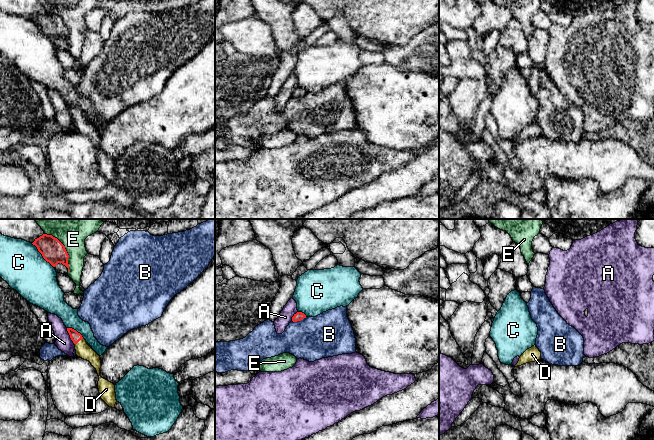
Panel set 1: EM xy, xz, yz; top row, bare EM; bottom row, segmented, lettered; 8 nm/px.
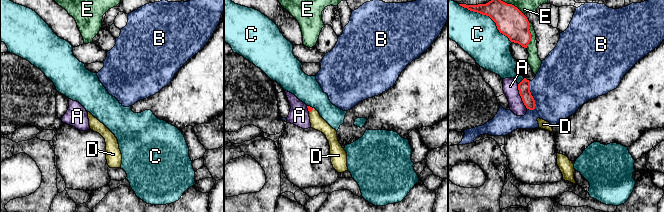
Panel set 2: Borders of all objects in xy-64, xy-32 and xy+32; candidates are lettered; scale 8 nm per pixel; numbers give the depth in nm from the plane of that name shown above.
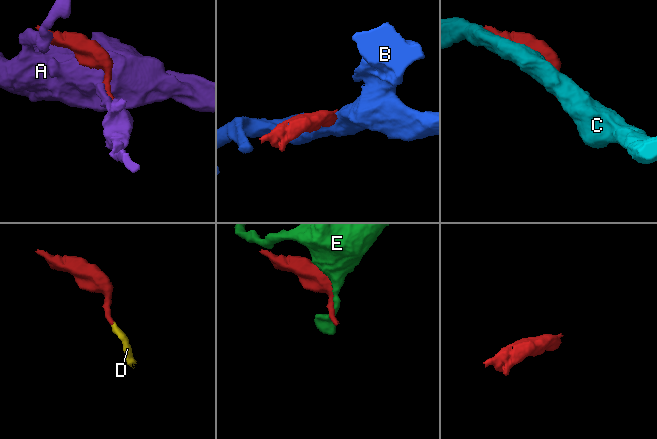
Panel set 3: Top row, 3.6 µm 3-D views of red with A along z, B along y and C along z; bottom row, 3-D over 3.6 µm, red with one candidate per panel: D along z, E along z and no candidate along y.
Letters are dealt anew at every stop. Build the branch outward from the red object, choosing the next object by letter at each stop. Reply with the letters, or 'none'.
D

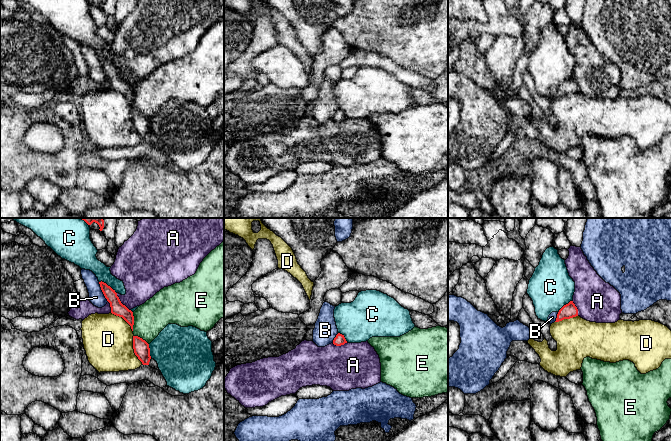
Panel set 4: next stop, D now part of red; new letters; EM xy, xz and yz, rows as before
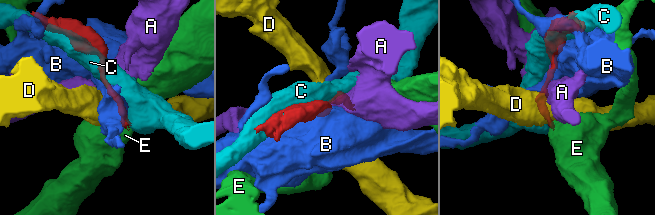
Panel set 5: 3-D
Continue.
none

